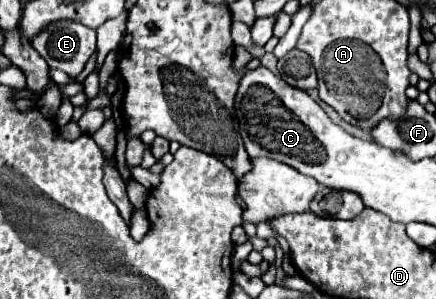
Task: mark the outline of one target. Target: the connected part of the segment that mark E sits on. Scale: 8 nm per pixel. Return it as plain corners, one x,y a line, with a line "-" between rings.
57,20
33,36
31,44
49,68
77,76
95,52
95,32
75,20

